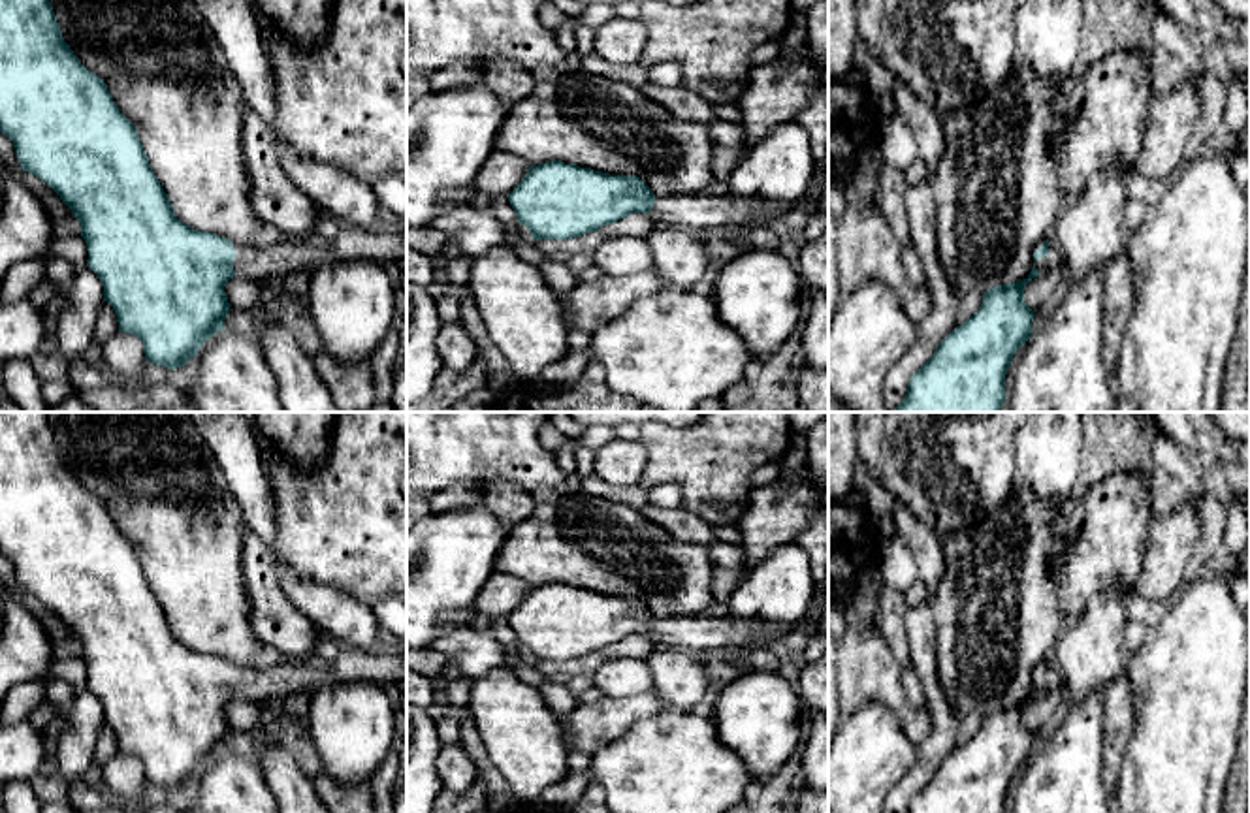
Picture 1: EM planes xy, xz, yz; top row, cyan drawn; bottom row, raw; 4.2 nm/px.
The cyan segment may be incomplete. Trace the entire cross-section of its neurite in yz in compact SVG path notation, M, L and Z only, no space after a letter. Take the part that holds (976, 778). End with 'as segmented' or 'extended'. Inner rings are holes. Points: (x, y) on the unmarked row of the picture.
M1047 661L1035 670L1035 685L1024 702L986 711L979 732L913 794L907 813L1005 813L1011 781L1032 758L1035 732L1024 725L1026 706L1049 694L1054 679Z; extended

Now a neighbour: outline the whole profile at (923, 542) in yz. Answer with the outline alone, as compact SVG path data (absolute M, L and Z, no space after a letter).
M894 504L896 536L909 548L919 578L932 597L943 578L945 559L939 534L924 525L907 506Z

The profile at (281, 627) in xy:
M248 531L243 544L243 578L250 600L250 625L273 655L299 659L314 653L318 629L282 589L275 553Z

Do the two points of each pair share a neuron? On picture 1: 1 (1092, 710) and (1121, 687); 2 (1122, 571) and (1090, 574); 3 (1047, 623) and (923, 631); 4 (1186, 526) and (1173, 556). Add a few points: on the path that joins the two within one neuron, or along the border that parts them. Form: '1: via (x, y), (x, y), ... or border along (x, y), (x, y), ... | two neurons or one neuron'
1: border along (1104, 689), (1105, 746) | two neurons
2: via (1115, 571), (1098, 571) | one neuron
3: border along (927, 603), (932, 614), (940, 674) | two neurons
4: via (1179, 533), (1173, 539), (1173, 548) | one neuron

